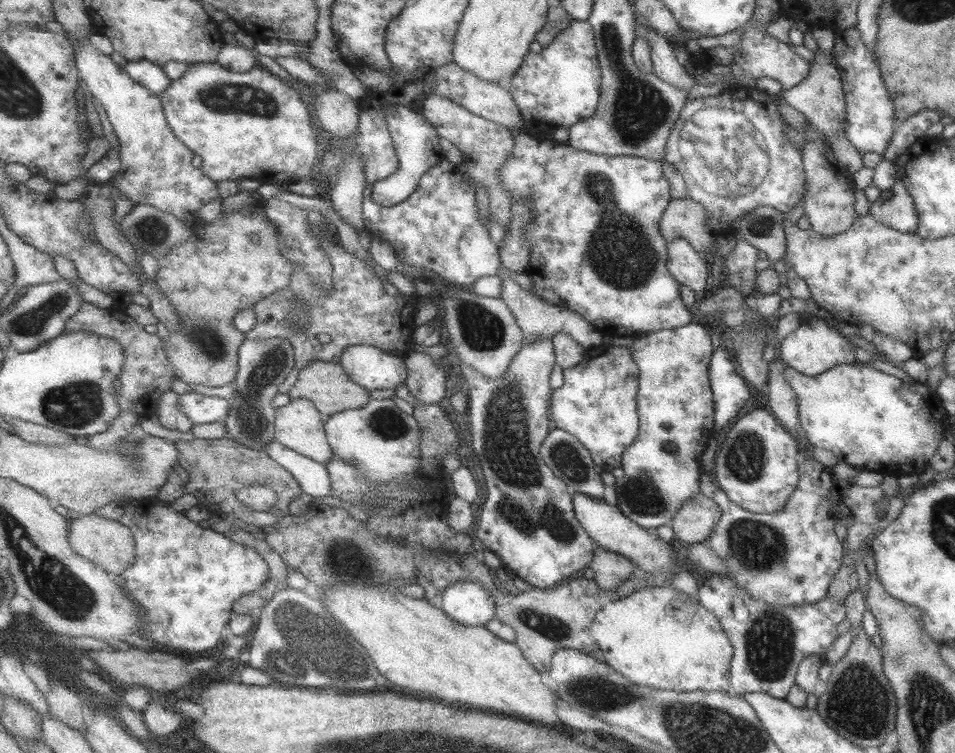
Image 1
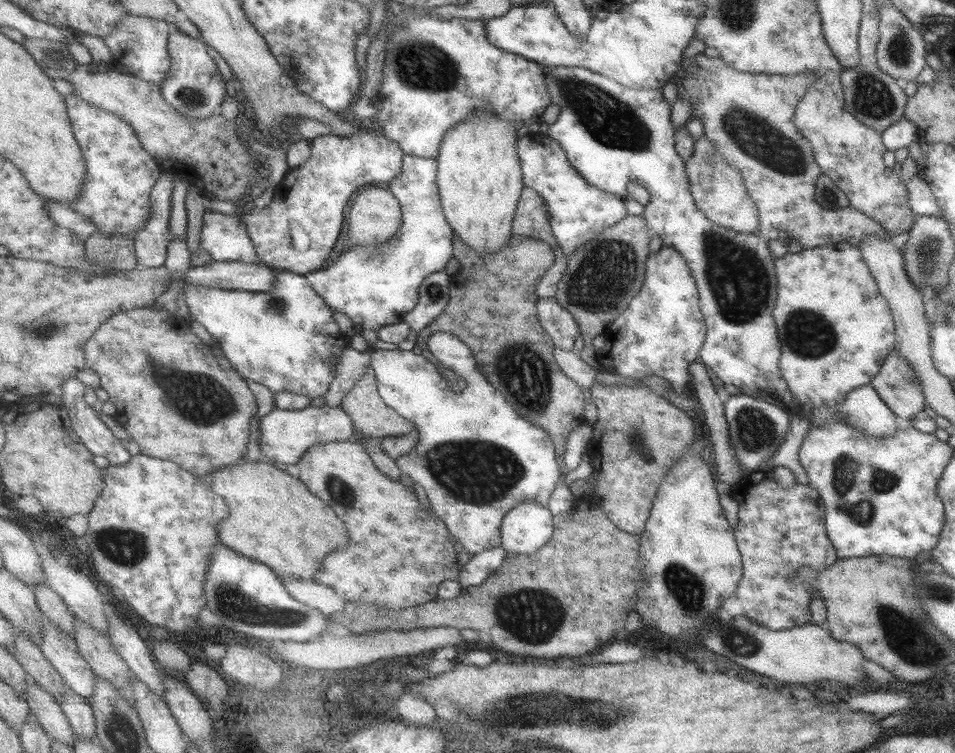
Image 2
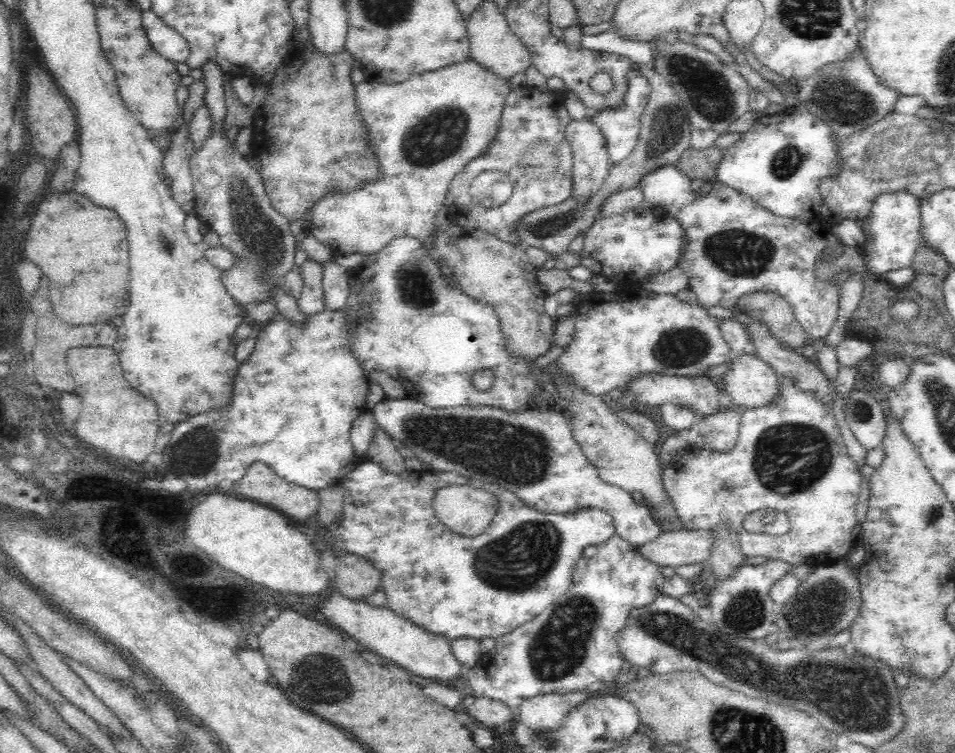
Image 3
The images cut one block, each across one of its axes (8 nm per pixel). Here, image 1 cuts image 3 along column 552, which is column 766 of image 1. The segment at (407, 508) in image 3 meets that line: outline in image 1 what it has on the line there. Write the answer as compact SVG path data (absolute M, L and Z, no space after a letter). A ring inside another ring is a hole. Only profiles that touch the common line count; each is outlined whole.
M803 454L799 458L799 484L789 494L785 506L773 514L755 514L739 508L705 472L701 488L701 494L721 508L721 518L703 546L711 548L725 562L725 576L733 578L749 596L775 606L811 606L827 596L845 550L833 528L835 508L829 496L835 492L835 482L825 466Z

